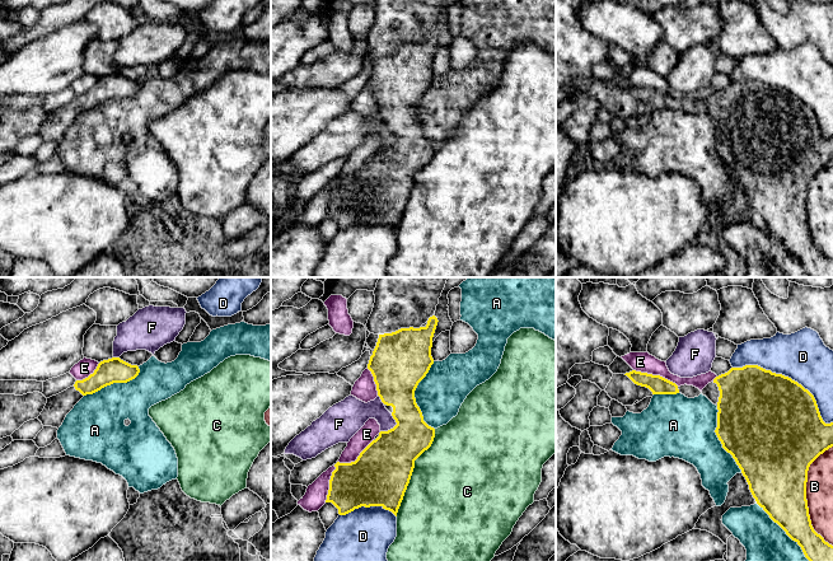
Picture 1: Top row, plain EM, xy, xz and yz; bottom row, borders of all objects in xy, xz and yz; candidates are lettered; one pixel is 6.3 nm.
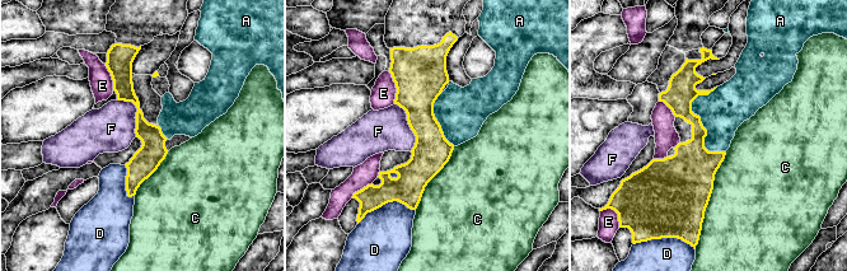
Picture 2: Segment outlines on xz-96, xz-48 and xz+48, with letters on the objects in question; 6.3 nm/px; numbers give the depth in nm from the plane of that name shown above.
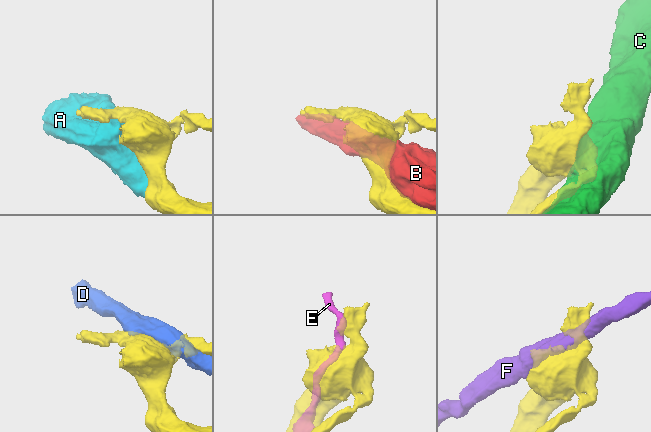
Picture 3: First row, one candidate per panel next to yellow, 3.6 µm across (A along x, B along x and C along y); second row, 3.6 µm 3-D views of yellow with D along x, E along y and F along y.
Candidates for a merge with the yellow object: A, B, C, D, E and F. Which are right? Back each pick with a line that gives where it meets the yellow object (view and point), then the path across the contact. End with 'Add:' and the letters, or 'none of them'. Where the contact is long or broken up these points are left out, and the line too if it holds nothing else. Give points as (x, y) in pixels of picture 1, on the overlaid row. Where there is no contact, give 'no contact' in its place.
Add: none of them

